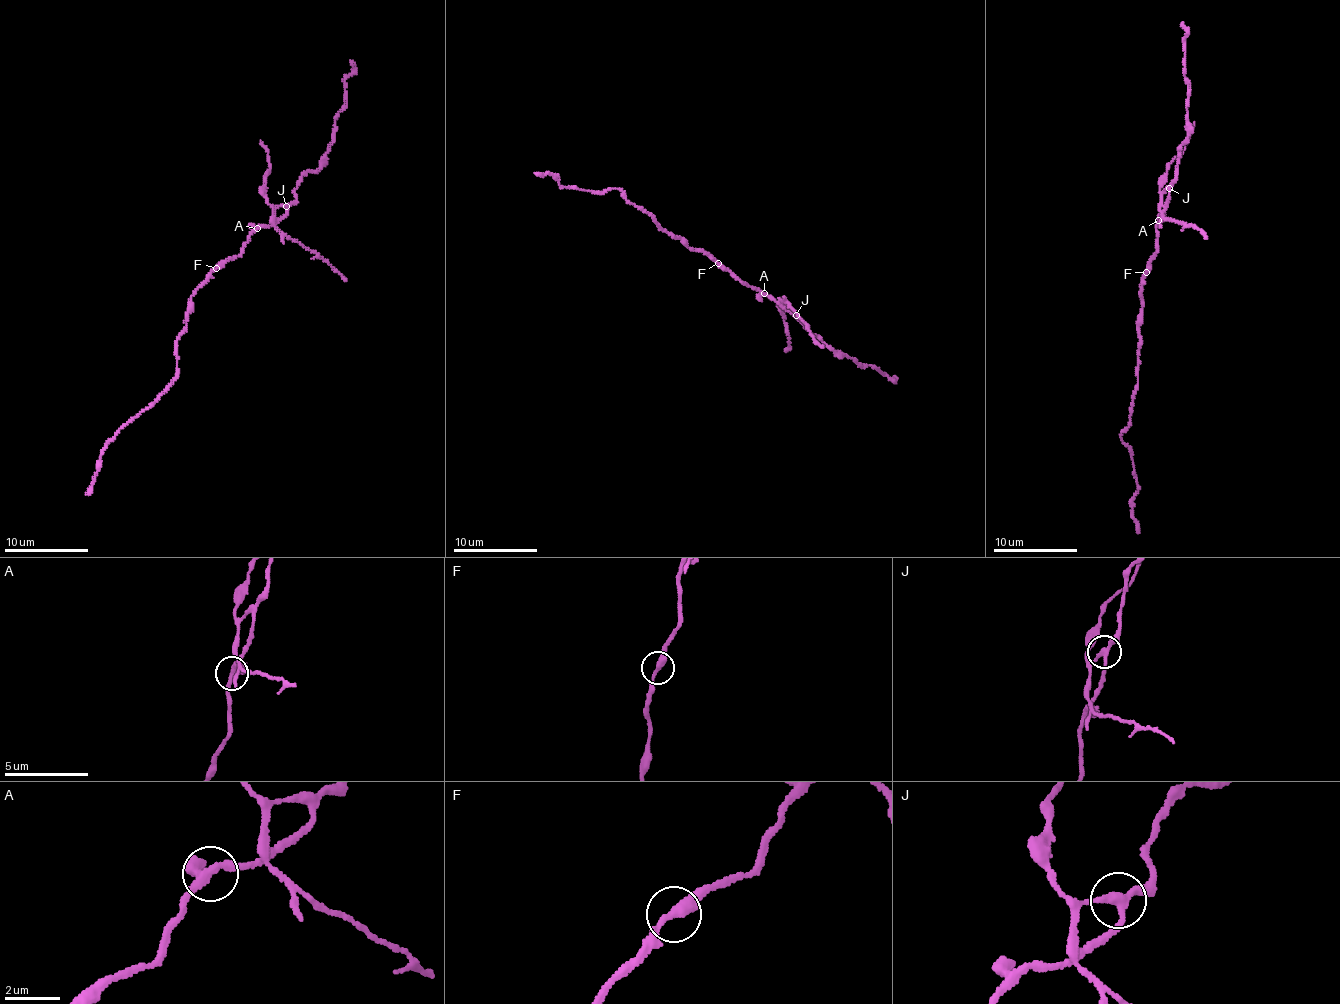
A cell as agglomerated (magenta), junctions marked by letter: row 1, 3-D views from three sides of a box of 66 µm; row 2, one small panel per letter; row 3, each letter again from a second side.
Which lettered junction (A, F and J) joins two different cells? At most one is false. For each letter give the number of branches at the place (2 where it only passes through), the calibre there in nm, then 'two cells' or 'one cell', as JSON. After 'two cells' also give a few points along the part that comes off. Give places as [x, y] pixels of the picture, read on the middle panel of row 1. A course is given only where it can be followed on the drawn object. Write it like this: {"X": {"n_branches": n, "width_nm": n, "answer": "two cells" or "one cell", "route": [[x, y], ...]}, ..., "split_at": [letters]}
{"A": {"n_branches": 4, "width_nm": 280, "answer": "one cell"}, "F": {"n_branches": 2, "width_nm": 320, "answer": "one cell"}, "J": {"n_branches": 3, "width_nm": 240, "answer": "two cells", "route": [[795, 316], [781, 299], [788, 304], [813, 339], [823, 347]]}, "split_at": ["J"]}

